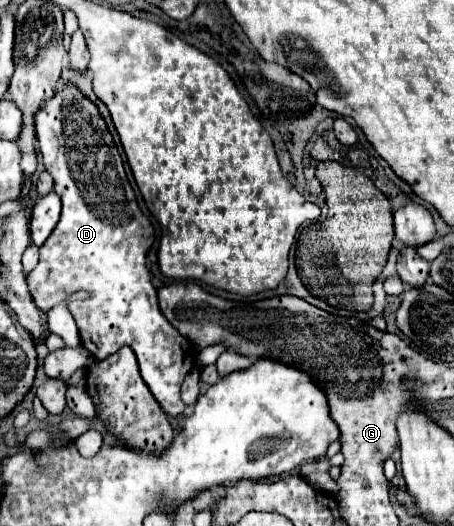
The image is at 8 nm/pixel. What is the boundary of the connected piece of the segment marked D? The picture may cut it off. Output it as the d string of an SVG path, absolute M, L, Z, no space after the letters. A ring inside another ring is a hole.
M72 89L72 93L56 93L52 99L44 101L34 119L44 167L52 175L54 191L62 199L62 217L50 239L40 247L40 261L28 275L28 289L34 303L44 313L48 313L54 305L66 303L80 329L82 345L98 361L128 345L136 353L142 379L150 387L152 395L160 401L162 409L170 415L182 415L184 403L180 399L180 385L184 375L196 365L194 349L188 339L184 339L168 323L168 319L164 319L158 307L156 289L146 269L146 251L154 241L154 229L138 209L136 195L126 179L122 157L114 145L106 121L98 107L78 89ZM76 291L88 291L90 297L74 301Z

